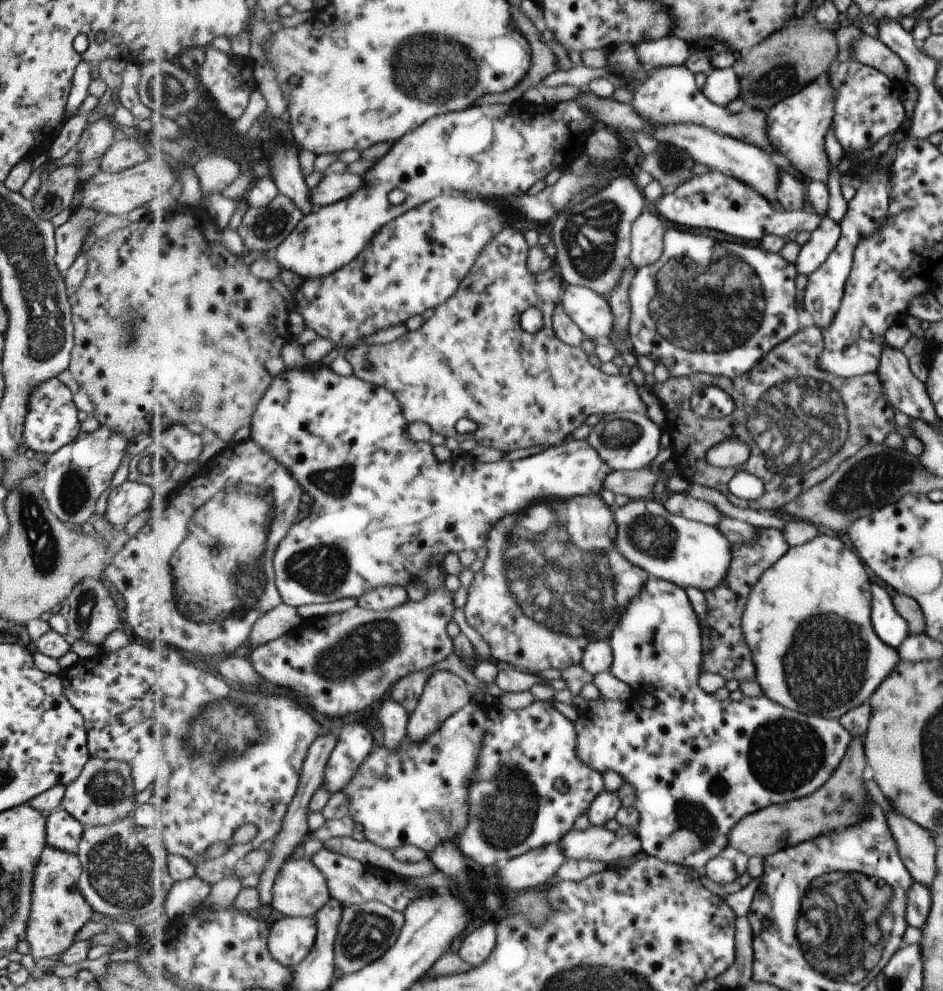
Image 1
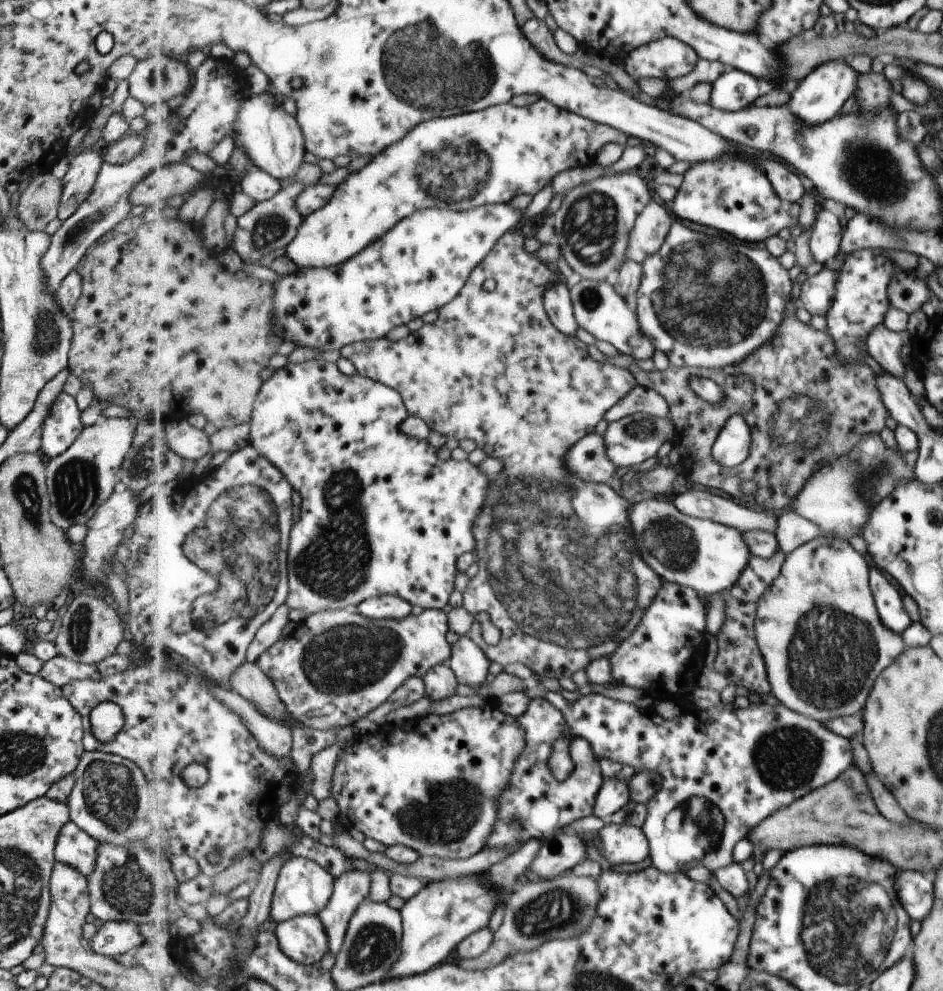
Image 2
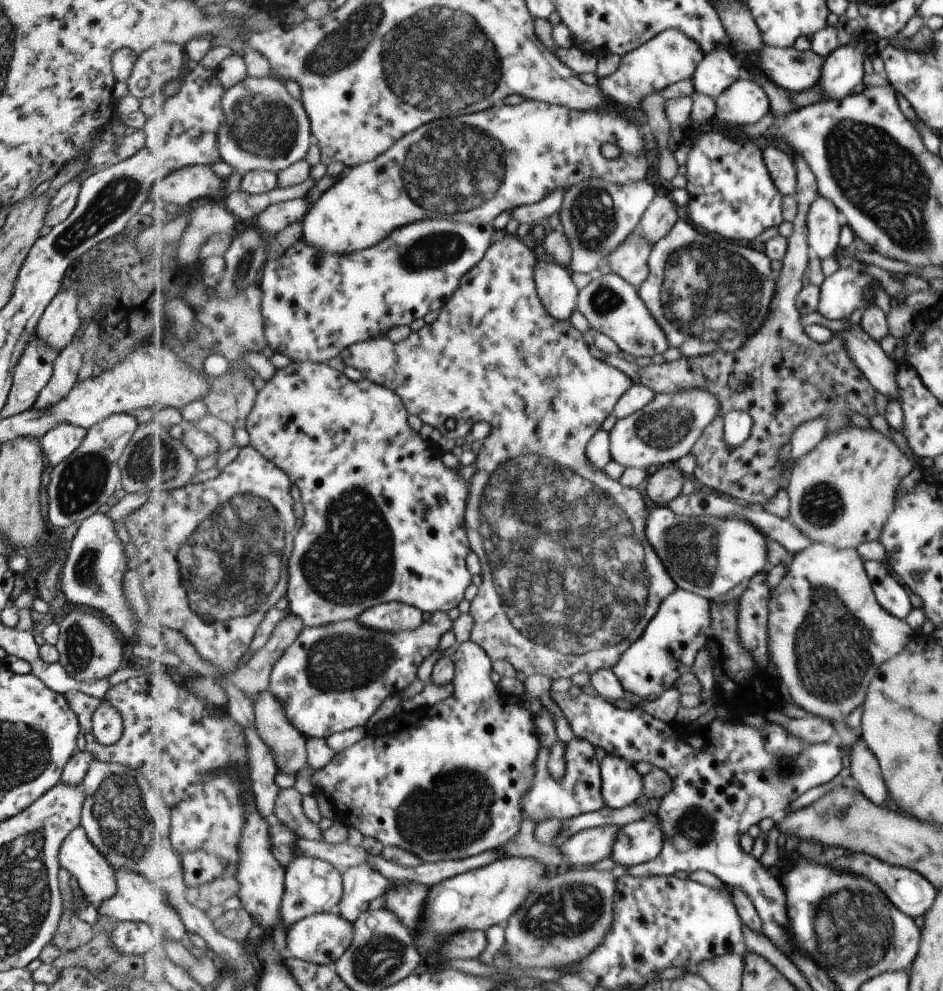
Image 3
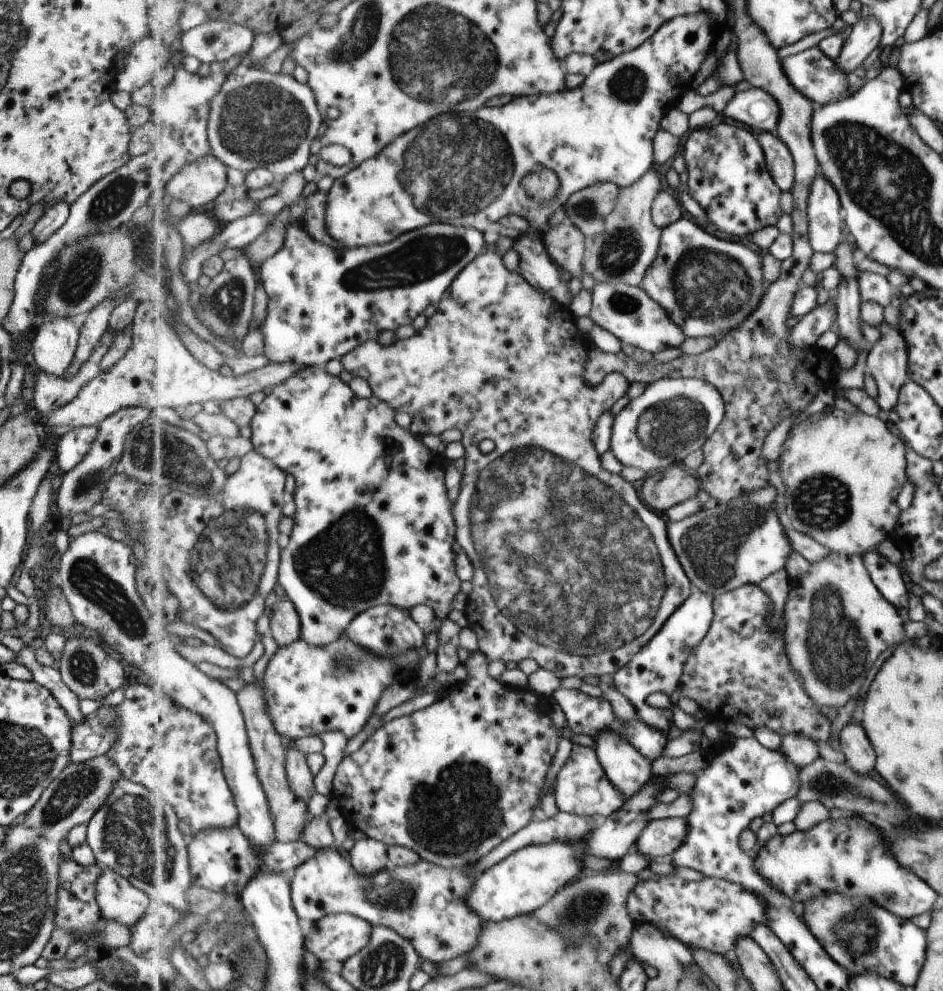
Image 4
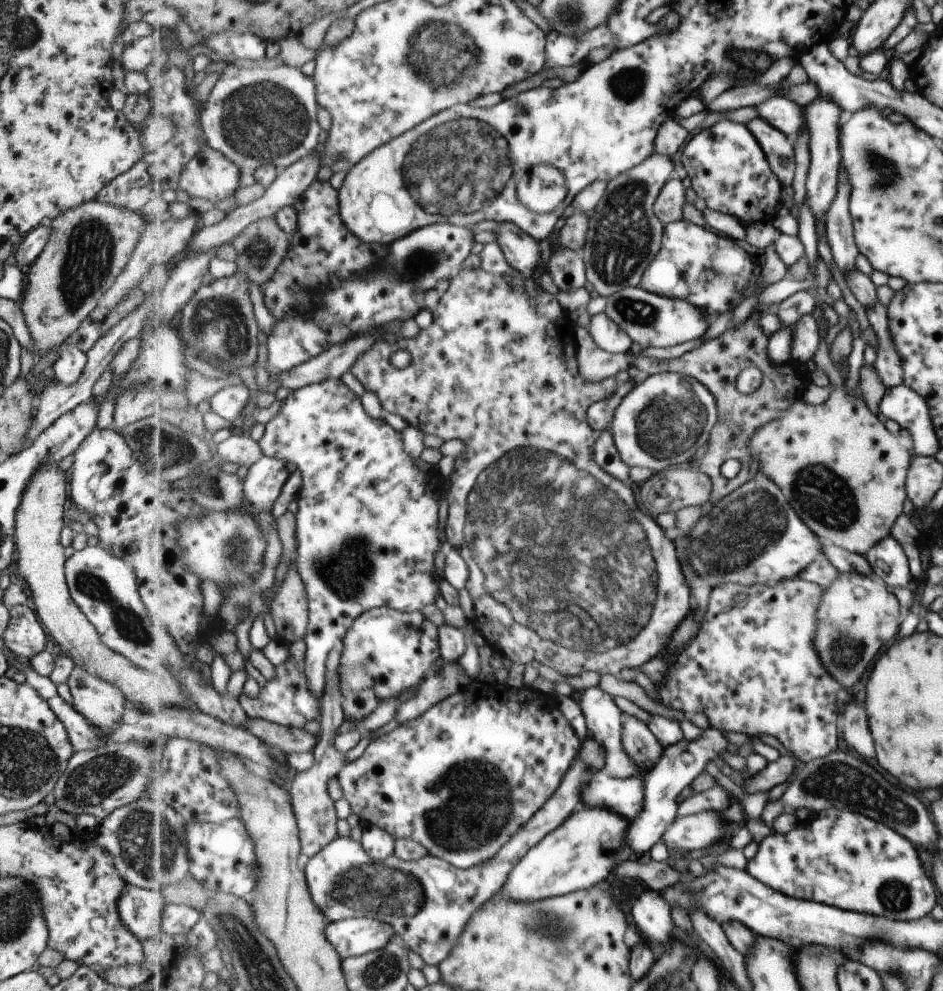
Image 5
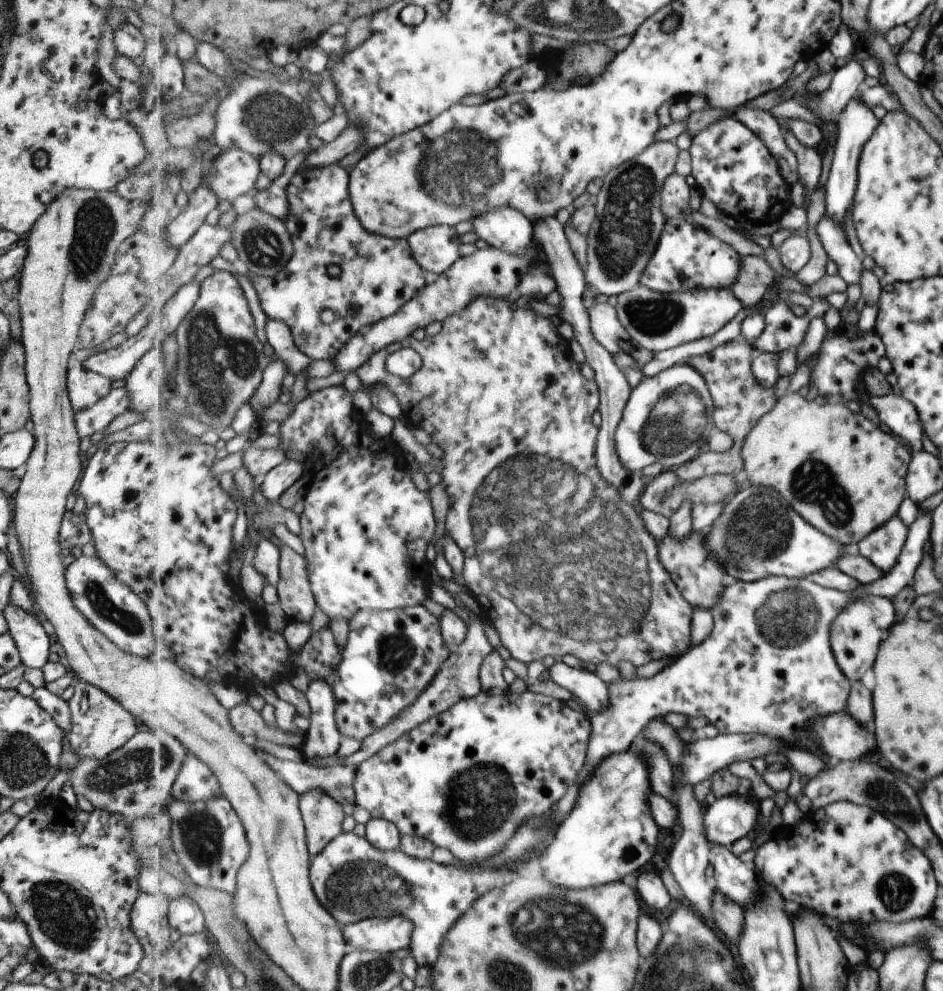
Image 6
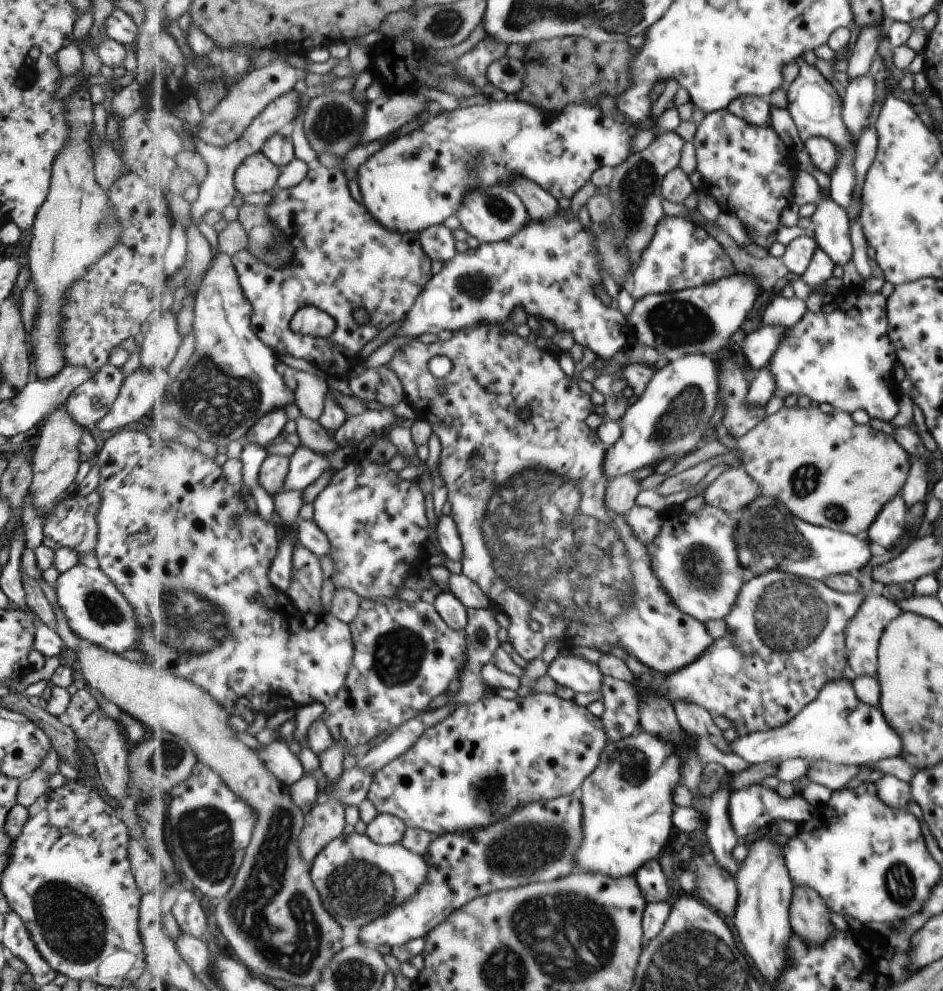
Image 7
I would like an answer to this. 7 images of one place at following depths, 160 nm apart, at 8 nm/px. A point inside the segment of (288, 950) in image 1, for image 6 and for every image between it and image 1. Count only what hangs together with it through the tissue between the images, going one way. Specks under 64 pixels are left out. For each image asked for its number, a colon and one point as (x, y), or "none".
2: (305, 939)
3: (323, 939)
4: (337, 937)
5: (353, 937)
6: (374, 934)

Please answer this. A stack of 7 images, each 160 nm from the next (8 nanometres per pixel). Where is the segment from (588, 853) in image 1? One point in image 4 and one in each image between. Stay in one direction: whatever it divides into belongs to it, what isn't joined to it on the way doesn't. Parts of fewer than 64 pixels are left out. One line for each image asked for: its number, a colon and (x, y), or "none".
2: (622, 843)
3: (638, 843)
4: (662, 838)

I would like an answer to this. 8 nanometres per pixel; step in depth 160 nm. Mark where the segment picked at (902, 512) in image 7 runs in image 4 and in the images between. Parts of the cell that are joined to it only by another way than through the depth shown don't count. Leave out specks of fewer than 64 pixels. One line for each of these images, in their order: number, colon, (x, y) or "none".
4: (886, 575)
5: (887, 559)
6: (881, 547)

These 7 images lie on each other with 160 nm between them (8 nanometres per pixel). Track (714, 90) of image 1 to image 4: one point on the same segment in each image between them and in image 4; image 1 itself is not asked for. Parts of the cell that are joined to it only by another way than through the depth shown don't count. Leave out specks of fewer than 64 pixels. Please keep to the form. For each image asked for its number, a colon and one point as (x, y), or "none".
2: (735, 90)
3: (745, 102)
4: (757, 108)

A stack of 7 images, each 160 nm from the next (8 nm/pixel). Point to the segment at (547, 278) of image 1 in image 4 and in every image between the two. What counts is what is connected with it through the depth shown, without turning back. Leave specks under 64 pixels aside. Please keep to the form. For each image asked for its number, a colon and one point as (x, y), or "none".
2: (560, 575)
3: (570, 594)
4: (498, 360)

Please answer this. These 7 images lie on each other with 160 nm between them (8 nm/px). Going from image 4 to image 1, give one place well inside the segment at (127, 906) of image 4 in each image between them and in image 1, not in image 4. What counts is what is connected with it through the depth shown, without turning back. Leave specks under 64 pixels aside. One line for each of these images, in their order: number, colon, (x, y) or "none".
1: (61, 831)
2: (73, 847)
3: (96, 879)

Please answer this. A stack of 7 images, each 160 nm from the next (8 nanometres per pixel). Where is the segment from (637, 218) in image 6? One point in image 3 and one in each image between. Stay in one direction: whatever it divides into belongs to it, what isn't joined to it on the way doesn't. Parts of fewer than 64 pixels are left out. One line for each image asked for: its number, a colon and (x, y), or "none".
3: (630, 259)
4: (629, 244)
5: (625, 236)

